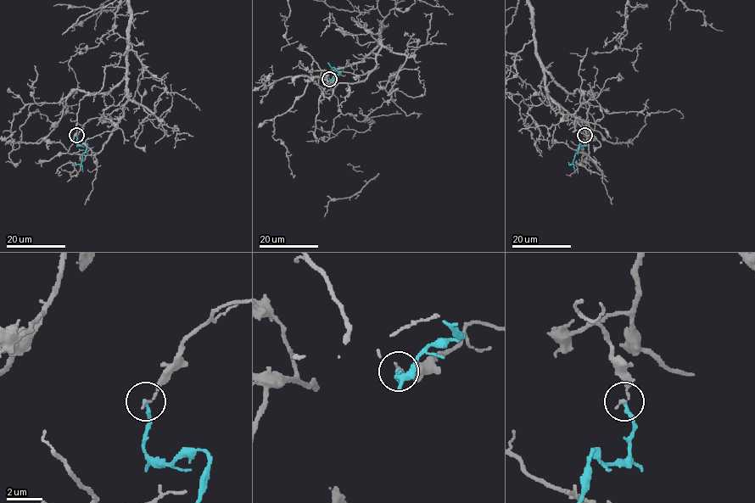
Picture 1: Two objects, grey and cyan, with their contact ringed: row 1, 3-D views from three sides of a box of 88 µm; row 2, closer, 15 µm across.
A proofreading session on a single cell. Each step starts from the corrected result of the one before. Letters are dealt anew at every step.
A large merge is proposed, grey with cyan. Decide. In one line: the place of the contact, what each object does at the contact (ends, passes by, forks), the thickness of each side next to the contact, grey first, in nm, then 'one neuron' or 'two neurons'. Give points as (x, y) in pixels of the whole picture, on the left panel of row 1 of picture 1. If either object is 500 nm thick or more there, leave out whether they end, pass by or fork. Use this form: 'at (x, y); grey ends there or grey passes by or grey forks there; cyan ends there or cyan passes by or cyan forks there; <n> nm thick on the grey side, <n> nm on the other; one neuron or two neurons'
at (76, 135); grey ends there; cyan ends there; 150 nm thick on the grey side, 200 nm on the other; two neurons

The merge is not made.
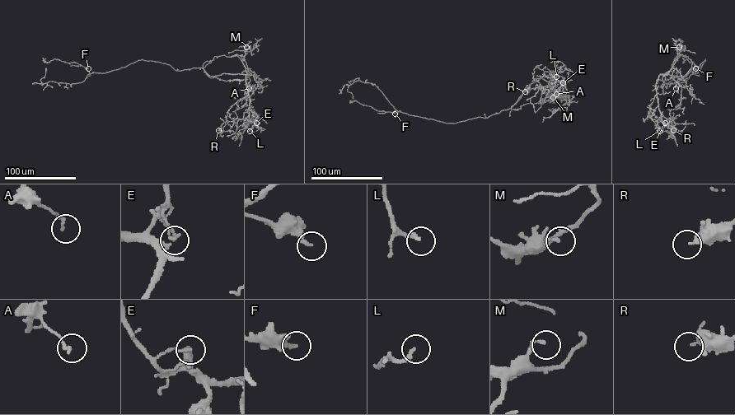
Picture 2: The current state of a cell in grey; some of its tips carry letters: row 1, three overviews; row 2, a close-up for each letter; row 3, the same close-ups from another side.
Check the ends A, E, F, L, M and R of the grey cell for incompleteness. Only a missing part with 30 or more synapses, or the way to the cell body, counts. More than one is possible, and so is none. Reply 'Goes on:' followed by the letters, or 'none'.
Goes on: none

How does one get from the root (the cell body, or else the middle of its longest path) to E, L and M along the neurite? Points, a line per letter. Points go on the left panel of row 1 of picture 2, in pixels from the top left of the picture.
E: (180, 71), (202, 67), (210, 77), (226, 81), (245, 79), (250, 100), (249, 119), (256, 123)
L: (180, 71), (202, 67), (210, 77), (226, 81), (245, 79), (250, 101), (249, 119), (243, 124), (250, 131)
M: (180, 71), (203, 68), (215, 56), (237, 56), (241, 60), (246, 47)

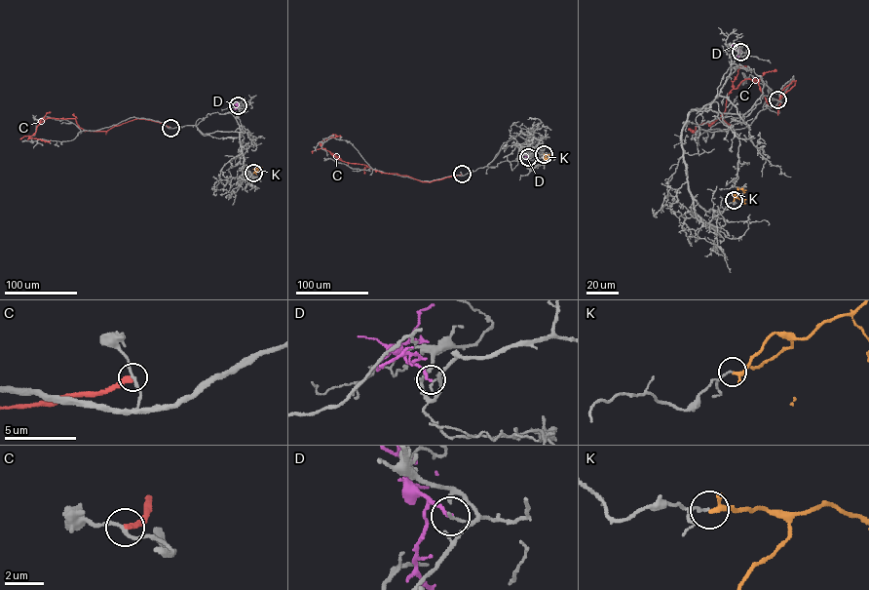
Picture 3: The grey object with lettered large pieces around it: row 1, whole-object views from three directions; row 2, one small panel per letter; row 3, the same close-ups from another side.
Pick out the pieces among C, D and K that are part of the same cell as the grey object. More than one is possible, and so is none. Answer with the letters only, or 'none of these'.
none of these

